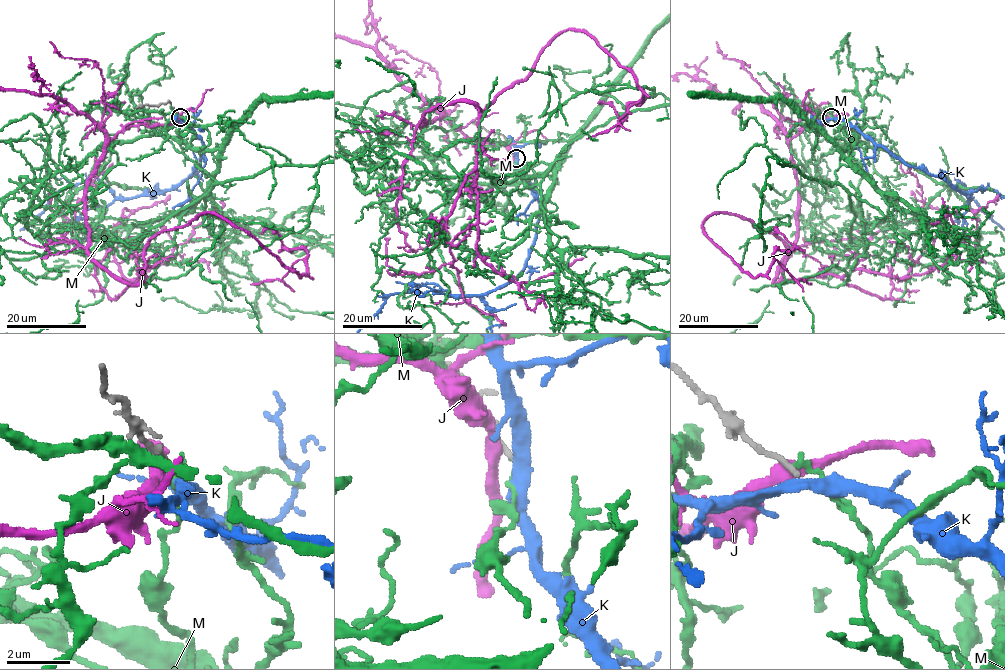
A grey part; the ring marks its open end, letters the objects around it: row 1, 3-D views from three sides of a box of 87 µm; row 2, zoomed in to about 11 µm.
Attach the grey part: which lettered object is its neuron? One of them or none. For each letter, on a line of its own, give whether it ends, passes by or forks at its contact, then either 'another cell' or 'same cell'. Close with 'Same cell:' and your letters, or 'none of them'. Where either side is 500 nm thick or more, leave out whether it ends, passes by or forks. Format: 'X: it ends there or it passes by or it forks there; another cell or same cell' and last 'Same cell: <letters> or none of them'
J: it passes by; another cell
K: it passes by; another cell
M: it ends there; another cell
Same cell: none of them

